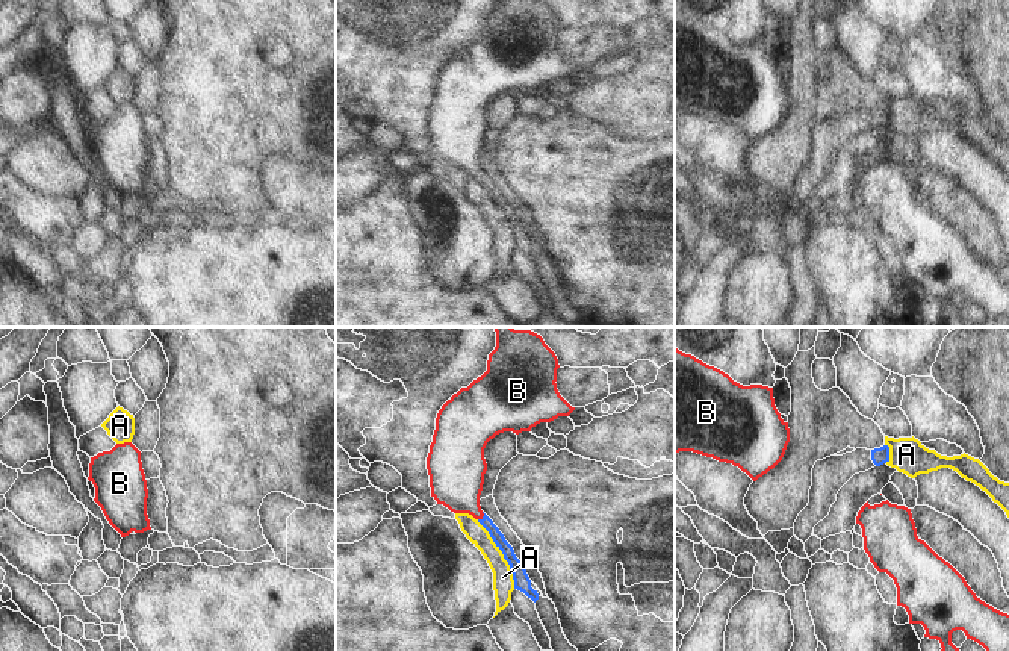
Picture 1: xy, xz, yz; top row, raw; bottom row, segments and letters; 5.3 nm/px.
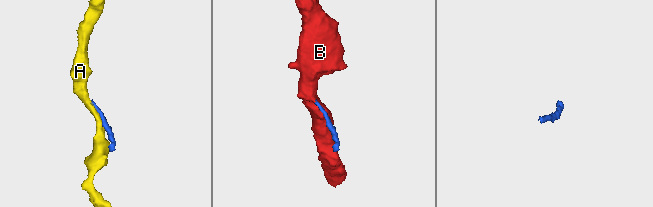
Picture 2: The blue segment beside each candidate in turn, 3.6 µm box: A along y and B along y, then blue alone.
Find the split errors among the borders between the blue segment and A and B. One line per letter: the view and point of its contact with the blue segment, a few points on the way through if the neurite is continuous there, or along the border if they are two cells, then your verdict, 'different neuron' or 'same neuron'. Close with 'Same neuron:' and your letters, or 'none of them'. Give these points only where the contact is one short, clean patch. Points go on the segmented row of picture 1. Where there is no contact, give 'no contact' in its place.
A: meets blue in xz at (502, 553); border along xz (477, 520), (507, 562), (515, 588); different neuron
B: meets blue in xz at (483, 517); runs through xz (498, 538), (483, 517), (460, 494), (456, 479); same neuron
Same neuron: B

